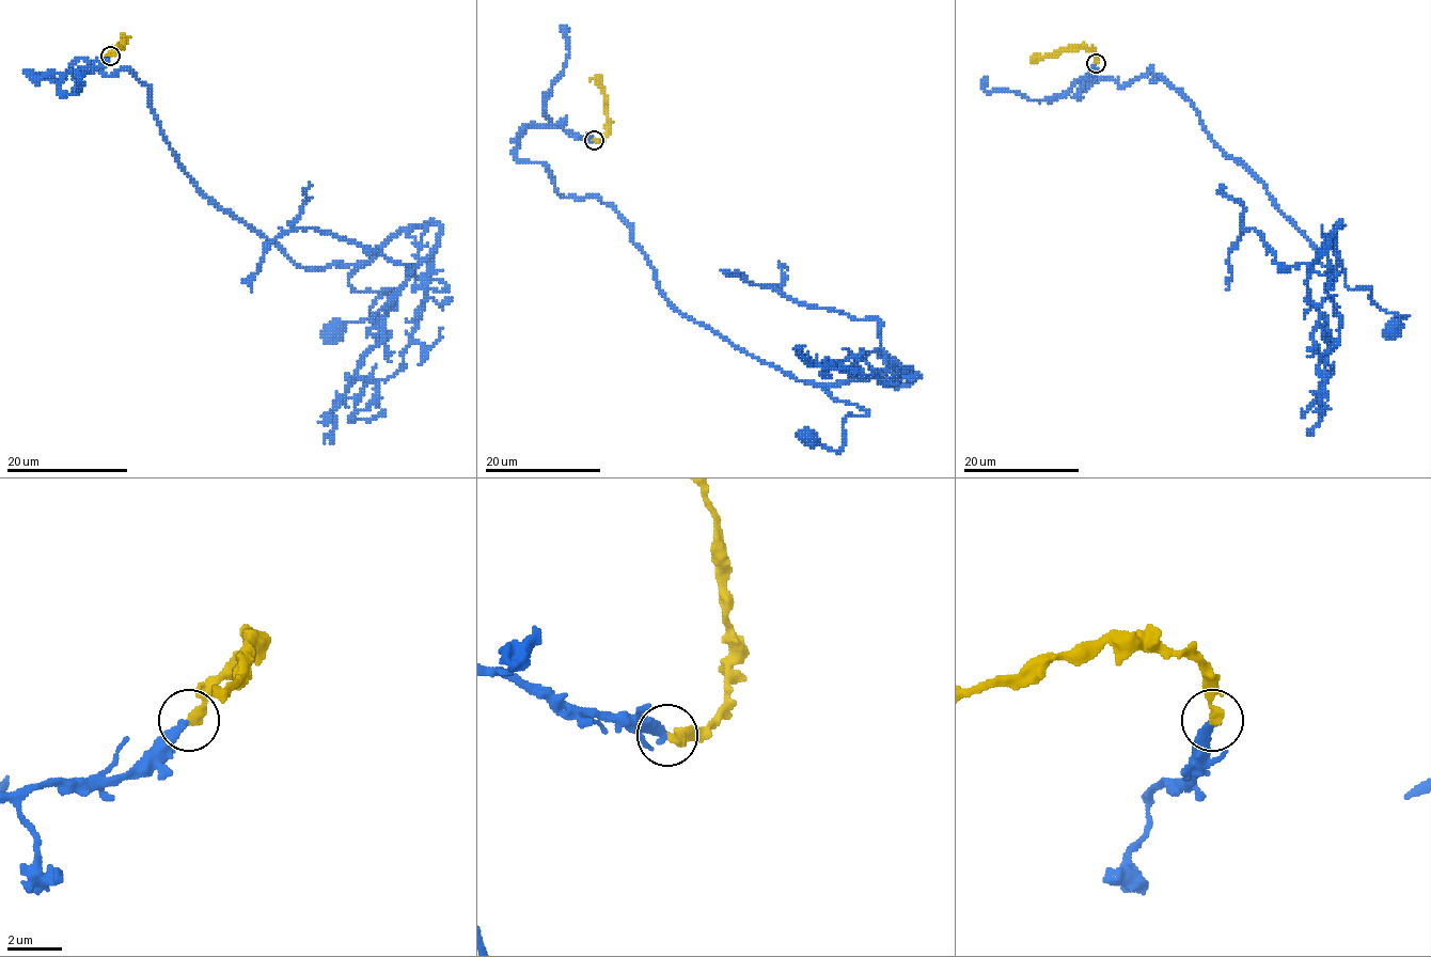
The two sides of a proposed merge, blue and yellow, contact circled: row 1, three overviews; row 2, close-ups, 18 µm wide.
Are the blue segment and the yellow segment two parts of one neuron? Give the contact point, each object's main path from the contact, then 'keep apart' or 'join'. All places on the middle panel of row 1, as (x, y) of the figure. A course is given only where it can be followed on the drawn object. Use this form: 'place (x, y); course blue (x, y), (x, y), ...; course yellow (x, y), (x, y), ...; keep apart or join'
place (594, 140); course blue (595, 140), (528, 125), (517, 157), (611, 204), (687, 317), (868, 413), (837, 451), (805, 435); course yellow (595, 140), (607, 134), (608, 111), (600, 81), (596, 77), (591, 80); join

